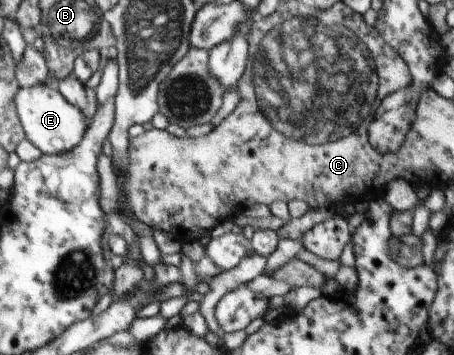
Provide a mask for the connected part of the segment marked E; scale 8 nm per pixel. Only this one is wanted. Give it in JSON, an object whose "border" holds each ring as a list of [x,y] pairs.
{"border":[[[41,84],[21,88],[16,95],[16,106],[28,138],[47,155],[70,152],[75,149],[90,128],[87,116],[82,109],[73,105],[56,85]]]}

